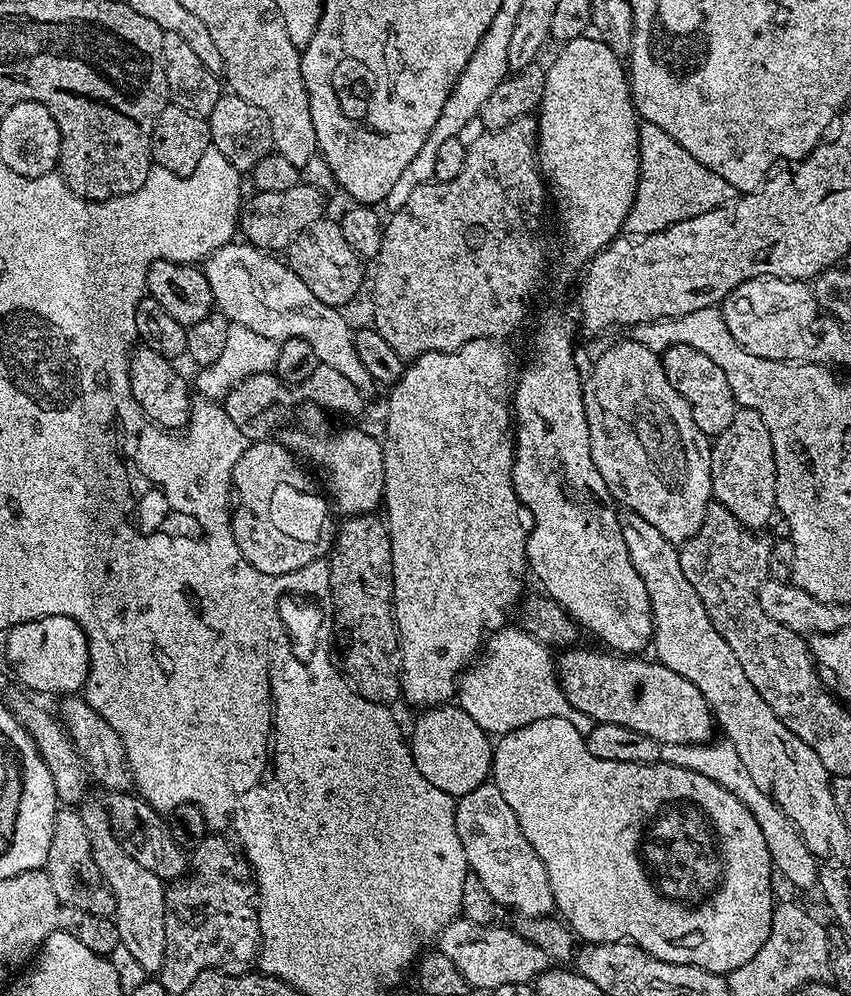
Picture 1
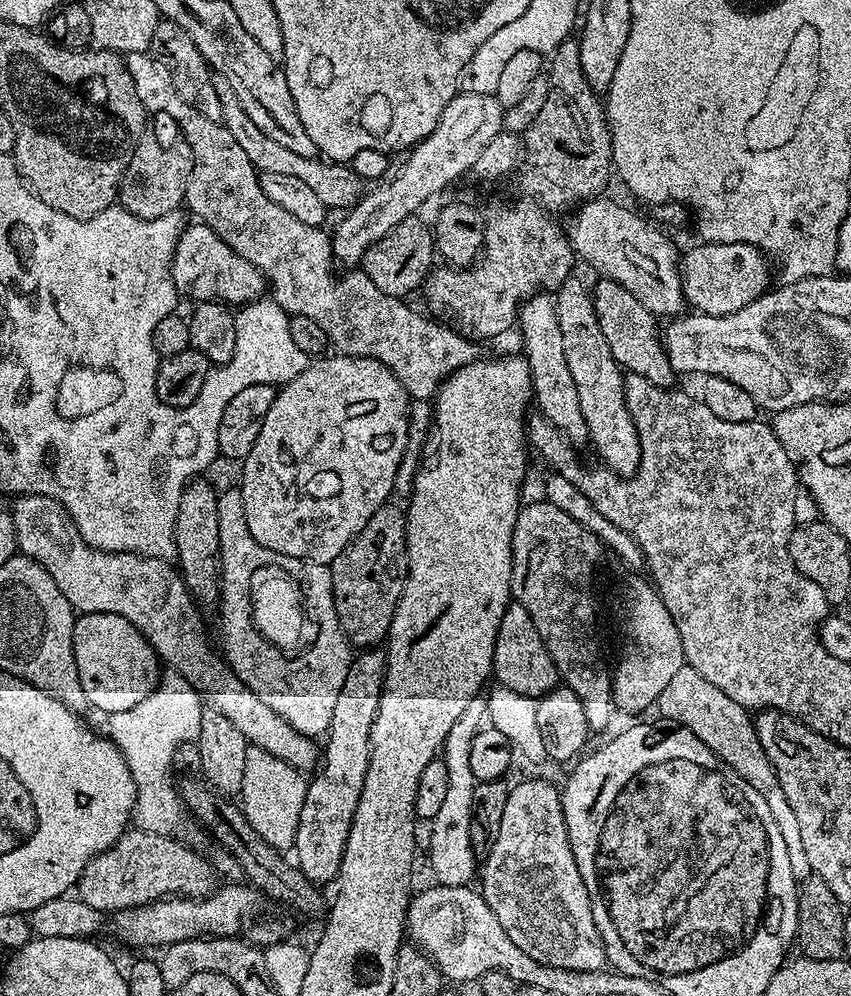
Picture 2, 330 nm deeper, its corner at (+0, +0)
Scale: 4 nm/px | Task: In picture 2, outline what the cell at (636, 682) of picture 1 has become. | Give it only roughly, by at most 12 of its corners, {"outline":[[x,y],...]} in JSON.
{"outline":[[509,603],[494,642],[497,685],[533,698],[558,673],[534,622]]}

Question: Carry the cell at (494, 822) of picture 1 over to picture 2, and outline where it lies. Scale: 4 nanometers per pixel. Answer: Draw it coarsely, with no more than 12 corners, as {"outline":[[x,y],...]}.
{"outline":[[548,780],[509,787],[482,895],[539,964],[606,964]]}

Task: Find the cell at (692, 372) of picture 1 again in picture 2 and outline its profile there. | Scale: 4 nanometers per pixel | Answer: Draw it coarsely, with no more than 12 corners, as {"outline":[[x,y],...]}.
{"outline":[[597,279],[592,305],[625,373],[671,389],[653,316],[626,286]]}

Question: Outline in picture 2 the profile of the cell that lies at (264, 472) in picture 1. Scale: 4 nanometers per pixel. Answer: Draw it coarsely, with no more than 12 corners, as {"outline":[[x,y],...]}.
{"outline":[[313,359],[238,481],[254,542],[331,565],[389,503],[408,391]]}

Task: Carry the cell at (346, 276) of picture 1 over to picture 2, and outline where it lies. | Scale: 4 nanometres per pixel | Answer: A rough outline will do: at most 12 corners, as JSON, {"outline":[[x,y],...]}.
{"outline":[[408,216],[366,250],[382,294],[408,298],[434,267],[431,227]]}

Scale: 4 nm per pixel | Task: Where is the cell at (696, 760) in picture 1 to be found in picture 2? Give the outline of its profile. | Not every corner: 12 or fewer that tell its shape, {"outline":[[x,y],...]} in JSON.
{"outline":[[687,666],[658,701],[766,798],[797,882],[812,877],[796,815],[749,709]]}

